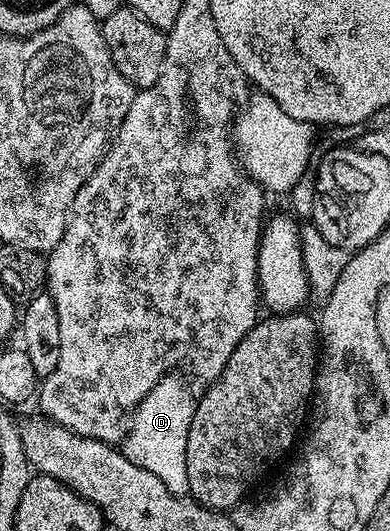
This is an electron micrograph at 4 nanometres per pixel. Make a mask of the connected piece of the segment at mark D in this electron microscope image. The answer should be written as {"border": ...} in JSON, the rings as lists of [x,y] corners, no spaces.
{"border":[[[177,373],[165,375],[157,382],[155,389],[143,397],[141,404],[133,411],[123,436],[123,450],[127,461],[135,461],[139,469],[155,473],[155,477],[159,477],[159,481],[163,481],[171,493],[188,496],[187,433],[191,429],[197,399],[179,376]]]}

